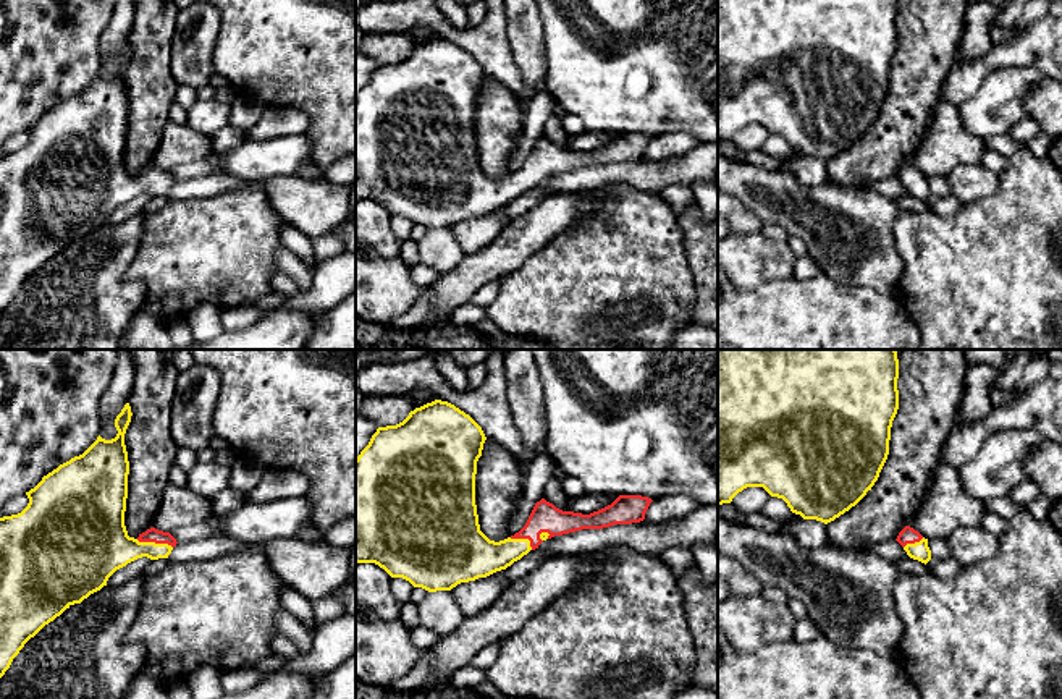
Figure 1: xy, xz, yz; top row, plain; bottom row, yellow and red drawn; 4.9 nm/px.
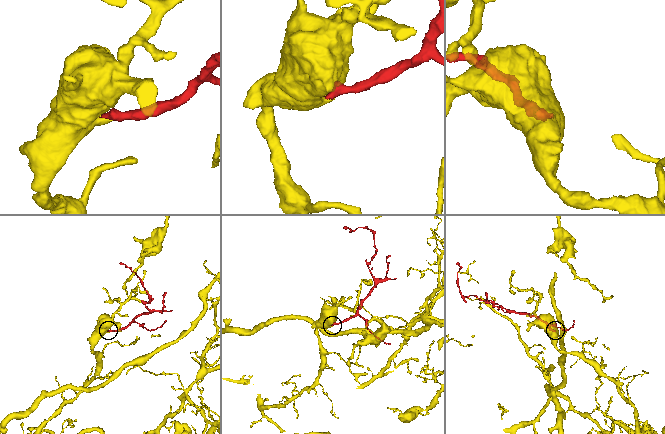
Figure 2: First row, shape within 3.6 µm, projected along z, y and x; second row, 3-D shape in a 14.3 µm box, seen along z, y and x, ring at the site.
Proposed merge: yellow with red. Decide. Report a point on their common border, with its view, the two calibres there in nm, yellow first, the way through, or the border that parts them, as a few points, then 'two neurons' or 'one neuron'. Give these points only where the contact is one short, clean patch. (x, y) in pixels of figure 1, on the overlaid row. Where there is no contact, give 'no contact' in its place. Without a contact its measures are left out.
xy (154, 542) | 260/70 nm | across xy (104, 546), (146, 546), (154, 542), (152, 534) | one neuron

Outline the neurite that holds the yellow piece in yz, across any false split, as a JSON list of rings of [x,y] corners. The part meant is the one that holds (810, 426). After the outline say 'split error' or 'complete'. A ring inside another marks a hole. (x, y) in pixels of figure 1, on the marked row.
[[[718,350],[718,505],[747,487],[763,487],[803,519],[828,524],[849,511],[887,460],[897,379],[896,350]]] | complete

